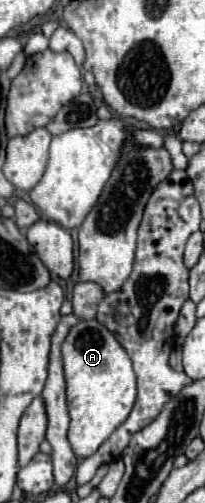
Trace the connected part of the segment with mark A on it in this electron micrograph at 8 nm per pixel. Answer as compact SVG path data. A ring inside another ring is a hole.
M80 320L62 344L66 396L70 412L68 442L78 458L92 456L126 420L136 400L136 376L126 350L98 320Z

